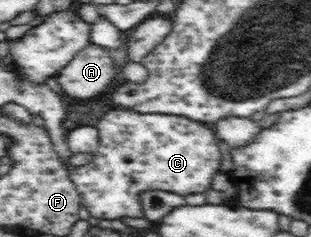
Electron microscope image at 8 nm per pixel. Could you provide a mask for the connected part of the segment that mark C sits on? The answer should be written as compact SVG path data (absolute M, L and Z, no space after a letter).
M131 109L111 110L100 118L98 125L96 126L99 135L100 147L94 153L94 158L88 162L88 164L77 166L70 172L70 177L77 185L77 191L80 193L80 200L82 206L90 212L90 216L98 218L98 220L122 220L122 218L145 218L141 194L149 190L162 190L164 192L170 192L184 198L192 195L204 195L210 190L210 184L212 184L212 178L214 174L220 170L220 162L222 162L222 154L220 154L220 148L218 148L218 142L214 139L214 131L208 128L208 123L198 122L192 118L186 118L180 114L156 114L155 111L150 111L148 114L142 114Z

